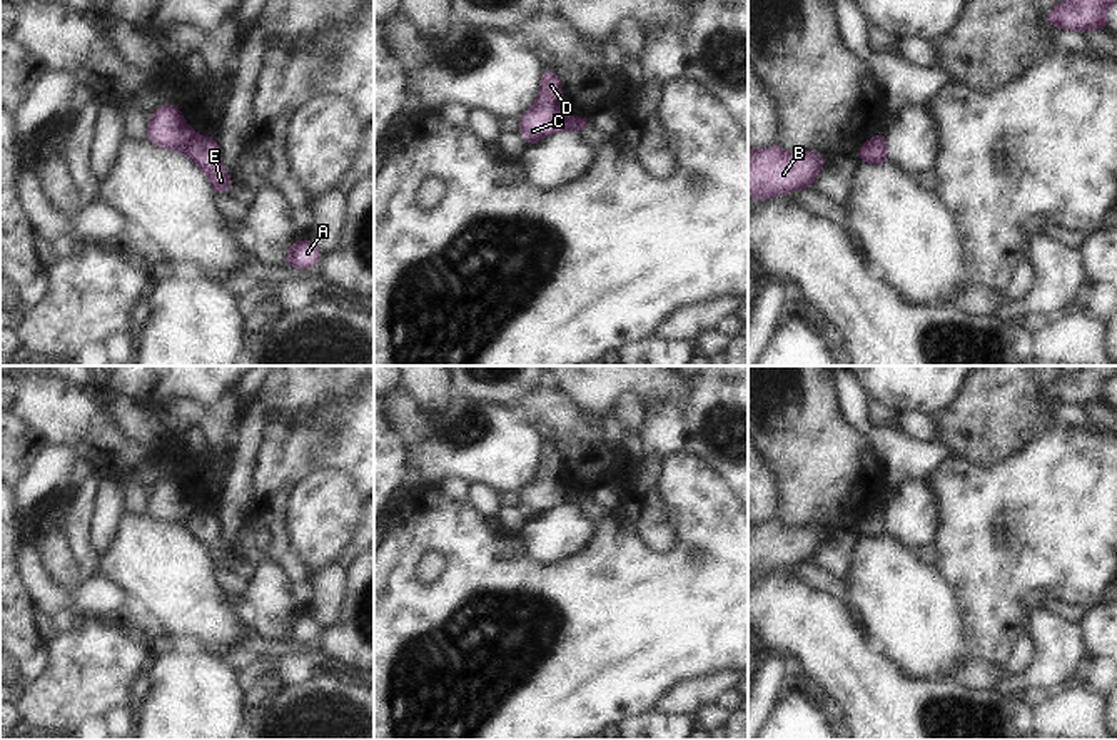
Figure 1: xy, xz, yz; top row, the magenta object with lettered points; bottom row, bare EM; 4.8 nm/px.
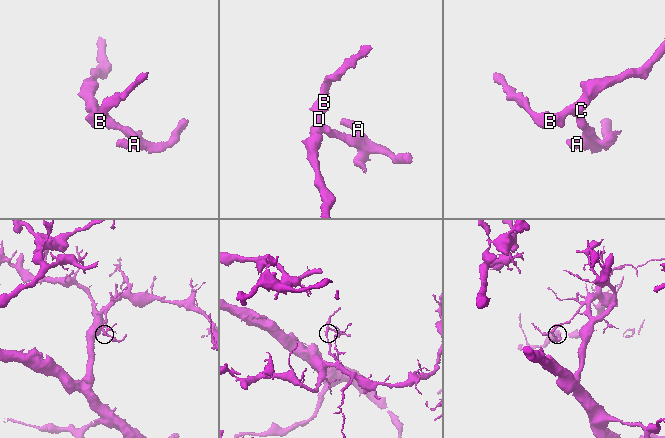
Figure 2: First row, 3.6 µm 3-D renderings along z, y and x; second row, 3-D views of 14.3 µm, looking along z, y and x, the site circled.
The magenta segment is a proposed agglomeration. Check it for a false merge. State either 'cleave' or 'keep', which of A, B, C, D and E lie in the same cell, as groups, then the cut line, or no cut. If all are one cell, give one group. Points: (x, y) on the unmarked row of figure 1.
cleave | A E / B C D | xy (194, 510), (182, 525)

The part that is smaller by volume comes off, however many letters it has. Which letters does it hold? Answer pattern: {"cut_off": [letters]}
{"cut_off": ["A", "E"]}

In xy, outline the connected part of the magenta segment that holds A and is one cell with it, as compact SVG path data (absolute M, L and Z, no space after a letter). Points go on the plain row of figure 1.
M299 615L286 628L287 640L307 643L321 633L321 625L309 615Z

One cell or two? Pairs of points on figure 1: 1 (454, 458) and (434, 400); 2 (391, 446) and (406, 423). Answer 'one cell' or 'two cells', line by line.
1: two cells
2: two cells

